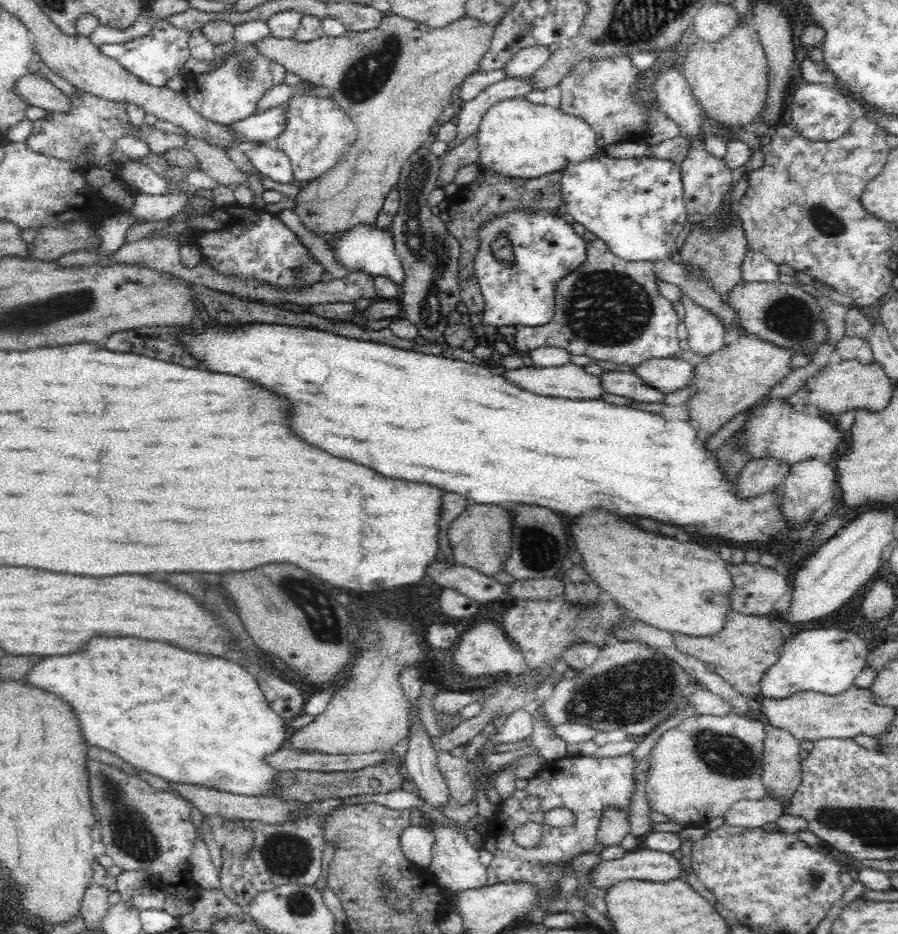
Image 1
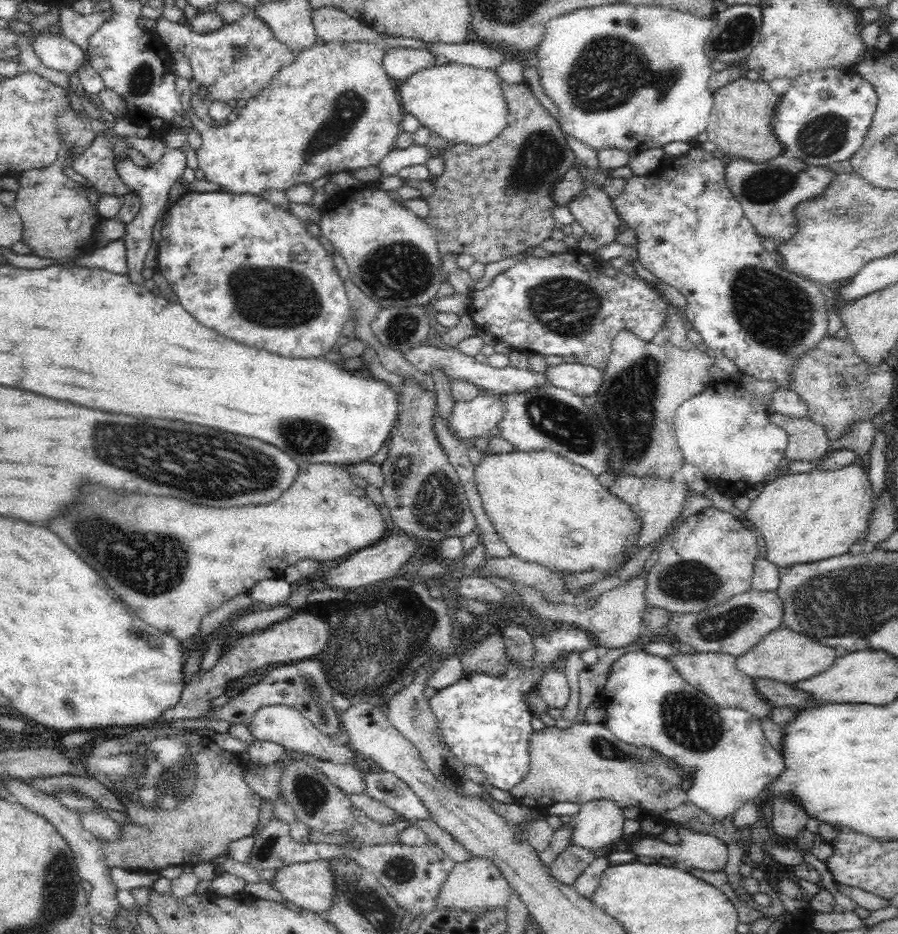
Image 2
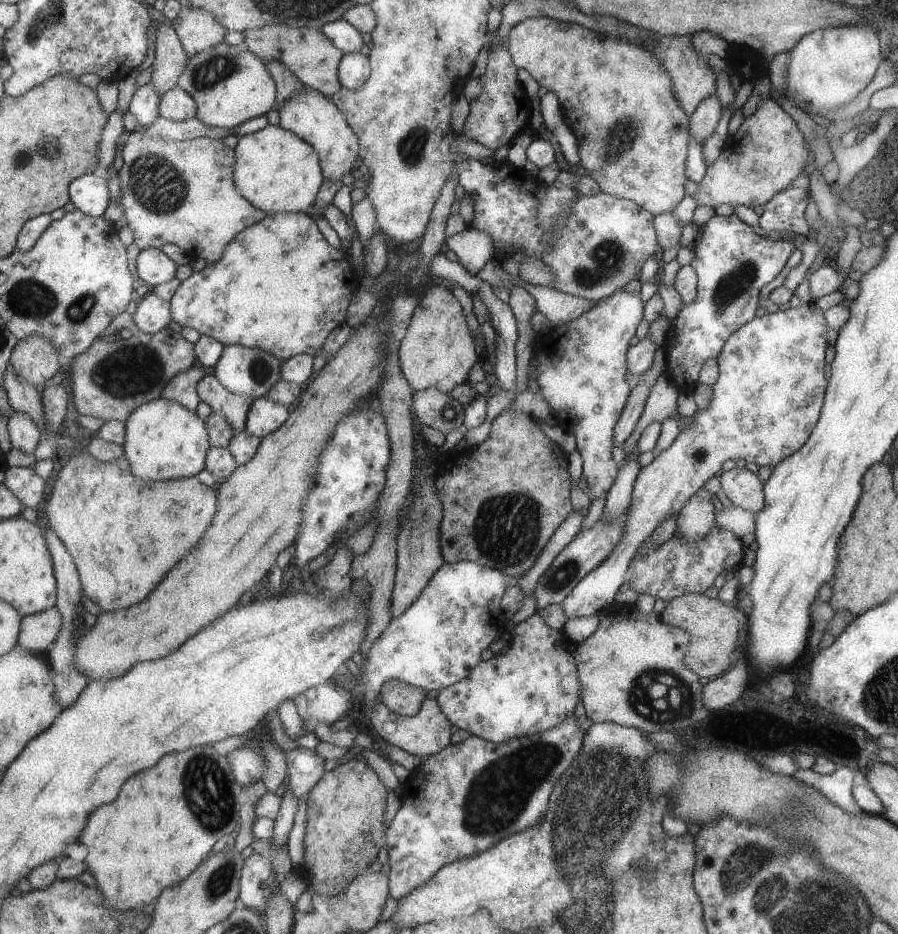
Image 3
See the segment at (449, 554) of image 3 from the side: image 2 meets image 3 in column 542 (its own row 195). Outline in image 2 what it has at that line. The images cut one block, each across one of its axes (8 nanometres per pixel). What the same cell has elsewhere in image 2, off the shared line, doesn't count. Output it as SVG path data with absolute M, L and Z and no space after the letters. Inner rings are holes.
M499 79L508 110L507 125L499 137L482 147L451 145L443 154L445 171L439 177L430 178L434 193L427 198L431 210L425 221L436 237L440 264L447 254L460 252L471 254L476 262L490 264L516 256L518 252L551 238L554 220L550 212L557 206L551 198L551 188L575 164L574 153L567 146L561 128L542 107L528 84L524 81L509 84Z

